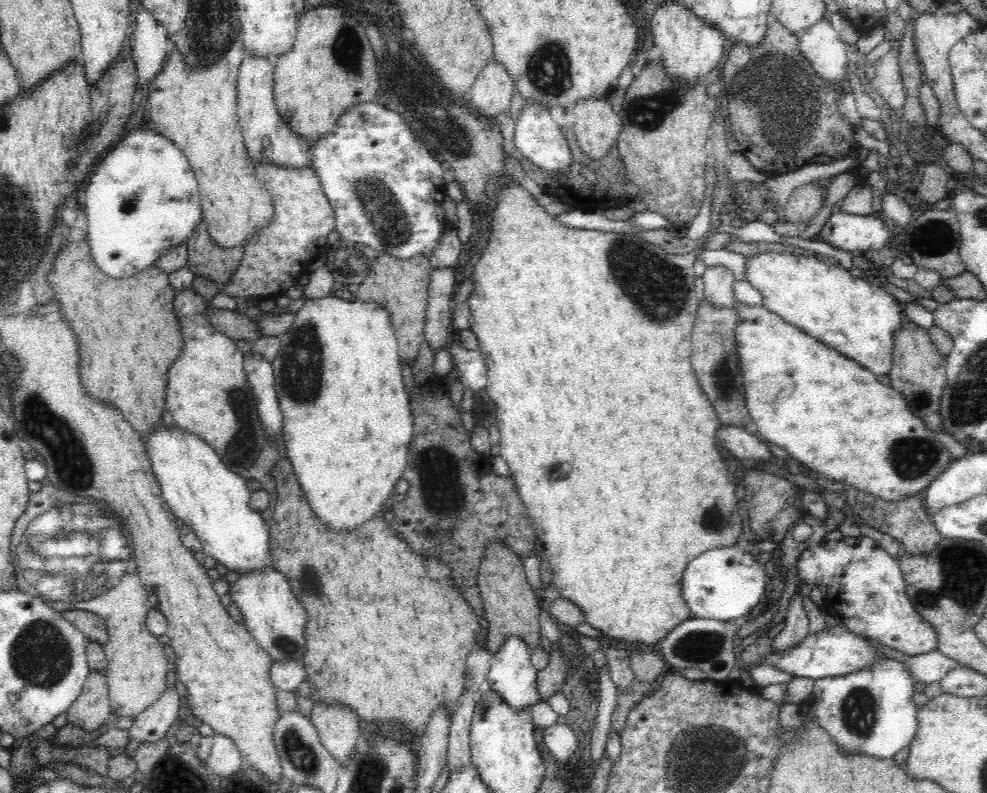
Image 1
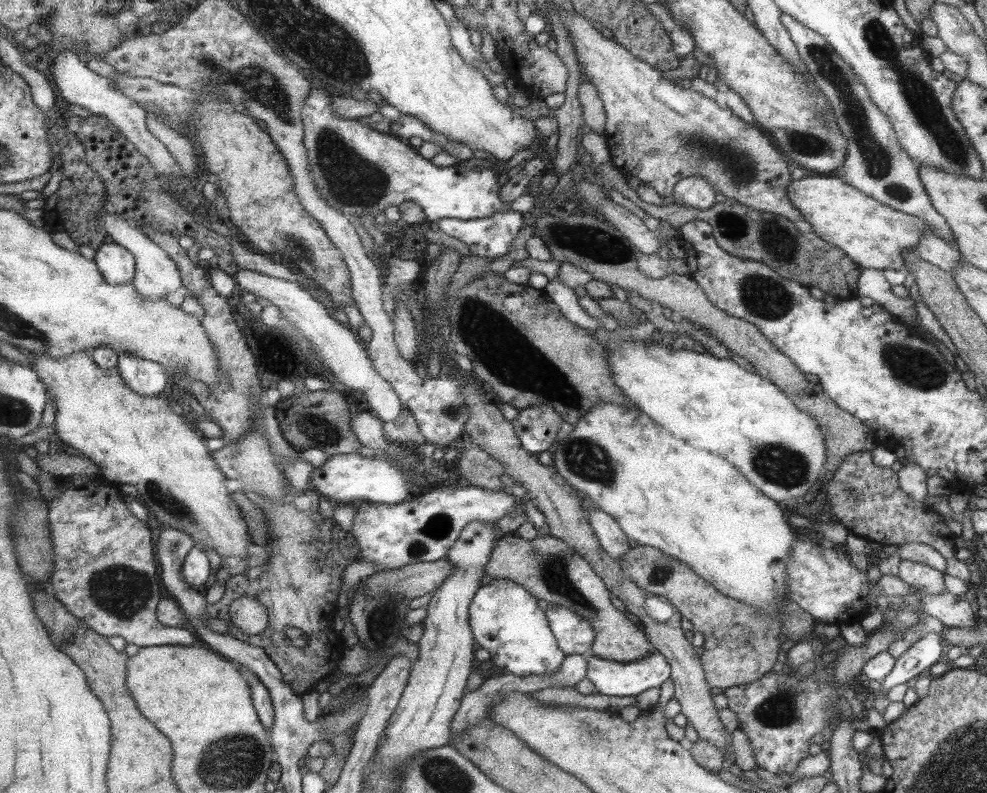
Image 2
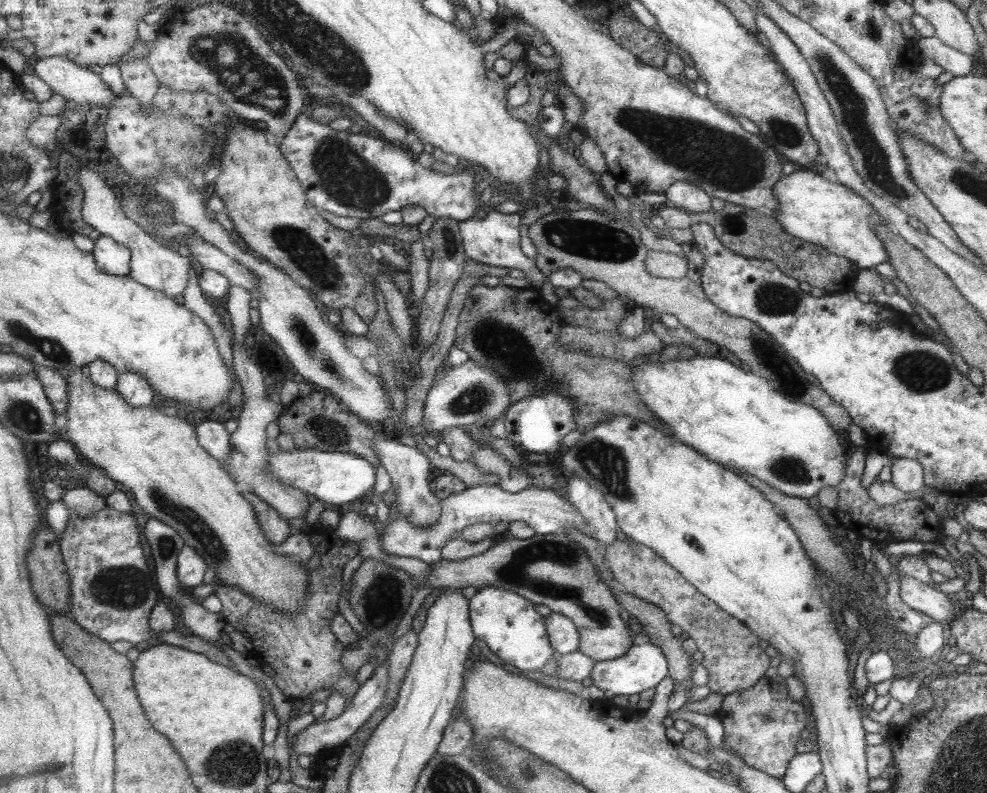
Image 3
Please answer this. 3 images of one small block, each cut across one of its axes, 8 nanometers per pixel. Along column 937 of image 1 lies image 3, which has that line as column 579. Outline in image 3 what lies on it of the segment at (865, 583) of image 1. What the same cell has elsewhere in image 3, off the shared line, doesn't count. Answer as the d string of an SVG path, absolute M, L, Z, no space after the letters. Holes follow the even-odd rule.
M550 613L546 616L550 644L553 645L557 655L578 651L581 644L581 633L570 617L562 613Z

